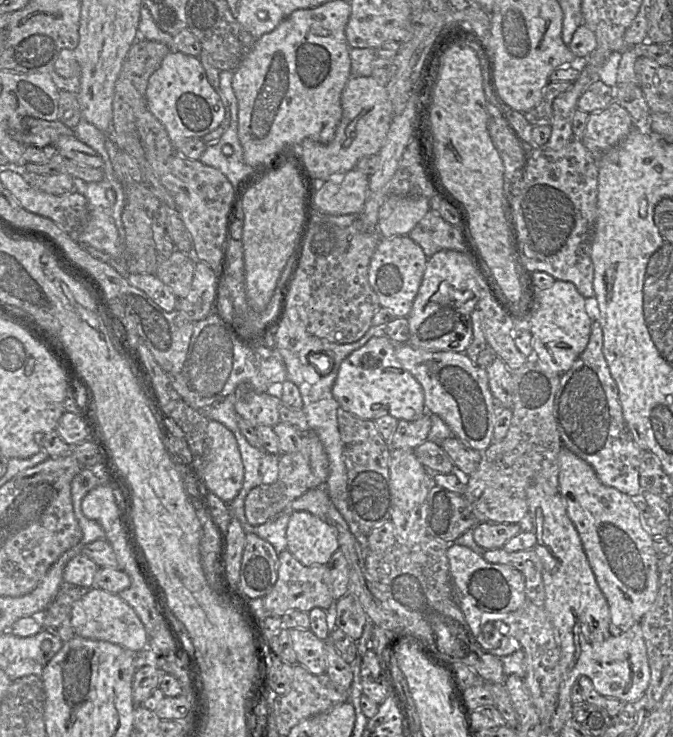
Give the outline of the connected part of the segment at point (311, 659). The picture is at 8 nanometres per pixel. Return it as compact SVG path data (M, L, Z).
M290 629L296 662L314 675L323 674L327 668L325 640L319 639L310 629Z

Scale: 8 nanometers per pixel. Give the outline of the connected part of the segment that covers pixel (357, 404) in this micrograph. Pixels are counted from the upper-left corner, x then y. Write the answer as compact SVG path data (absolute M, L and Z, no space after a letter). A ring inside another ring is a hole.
M387 336L373 337L343 360L332 387L332 395L342 410L363 420L392 416L412 421L427 414L423 389L398 361L395 342Z

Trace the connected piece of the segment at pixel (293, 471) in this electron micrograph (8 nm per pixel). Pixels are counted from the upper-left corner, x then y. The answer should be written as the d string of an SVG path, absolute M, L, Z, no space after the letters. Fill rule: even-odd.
M314 431L300 433L303 436L302 447L296 452L279 457L277 481L273 484L255 487L247 494L244 512L247 522L252 526L266 523L310 489L324 487L328 476L328 459L323 445Z

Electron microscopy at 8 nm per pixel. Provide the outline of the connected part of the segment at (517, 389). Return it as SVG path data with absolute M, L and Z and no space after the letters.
M536 357L527 358L527 362L513 372L514 404L511 409L512 420L506 436L499 442L493 442L483 451L479 467L467 476L463 496L472 504L481 523L519 524L528 515L526 488L532 484L548 485L559 488L559 456L562 445L553 417L553 404L559 388L561 375L552 371L548 365Z

